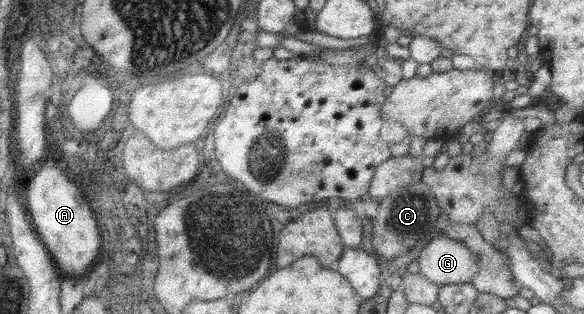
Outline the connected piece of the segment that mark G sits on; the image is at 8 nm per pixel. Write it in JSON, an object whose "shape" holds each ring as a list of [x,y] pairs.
{"shape":[[[440,233],[434,235],[416,258],[418,273],[438,287],[469,283],[476,274],[476,257],[465,246]]]}

